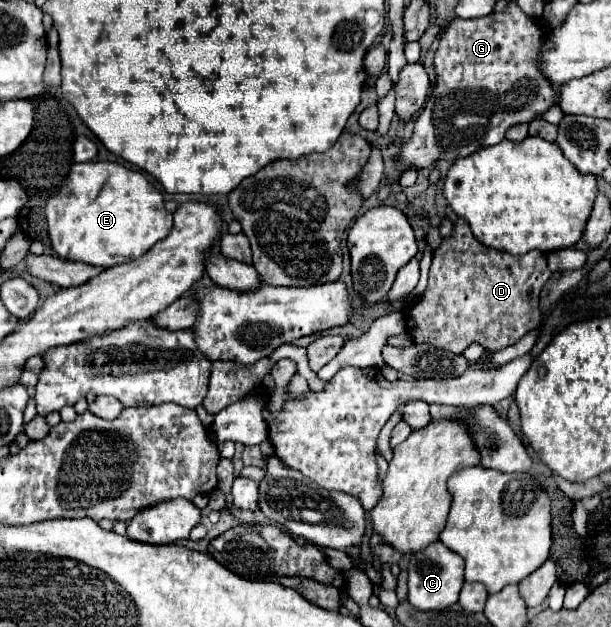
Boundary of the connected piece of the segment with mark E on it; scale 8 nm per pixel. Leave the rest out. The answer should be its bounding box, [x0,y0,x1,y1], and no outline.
[45,160,173,268]

